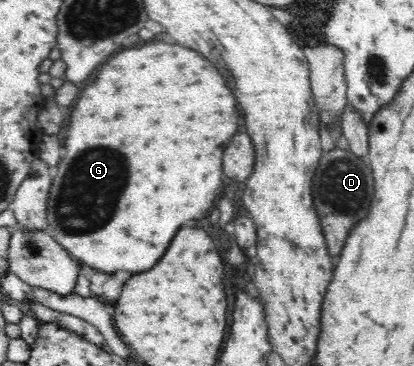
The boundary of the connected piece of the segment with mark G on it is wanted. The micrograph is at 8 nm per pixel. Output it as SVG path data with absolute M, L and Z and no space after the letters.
M152 42L142 46L140 50L124 50L110 58L98 72L98 76L82 90L80 98L77 98L76 106L70 114L68 126L68 138L63 147L63 156L56 167L56 173L50 188L48 198L48 224L57 232L59 243L72 255L76 261L81 260L91 268L98 269L99 275L109 276L118 270L128 272L144 272L154 266L158 258L162 258L162 252L166 252L166 246L170 246L176 232L186 226L190 220L204 218L210 208L214 206L216 196L222 188L222 156L230 140L240 132L240 114L236 110L236 96L230 90L226 78L218 68L206 60L200 52L178 46L178 44L164 44L164 42Z

